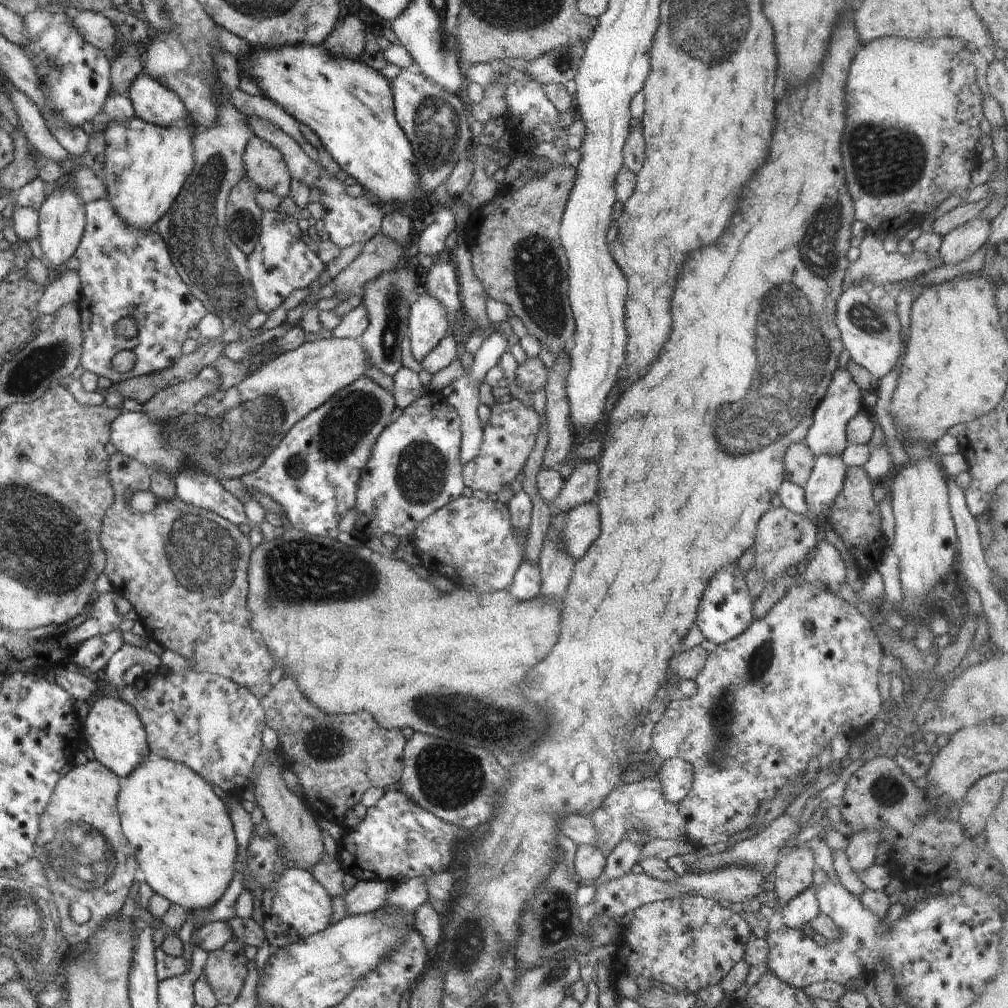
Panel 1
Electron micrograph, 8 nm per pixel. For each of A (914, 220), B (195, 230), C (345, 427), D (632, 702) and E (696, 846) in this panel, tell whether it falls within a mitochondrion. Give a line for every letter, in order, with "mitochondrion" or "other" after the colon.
A: other
B: mitochondrion
C: mitochondrion
D: other
E: other

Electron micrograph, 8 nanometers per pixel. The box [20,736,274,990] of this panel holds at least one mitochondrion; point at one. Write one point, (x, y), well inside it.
(82, 858)

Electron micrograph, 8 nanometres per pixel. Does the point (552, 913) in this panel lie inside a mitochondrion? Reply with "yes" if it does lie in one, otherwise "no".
yes

